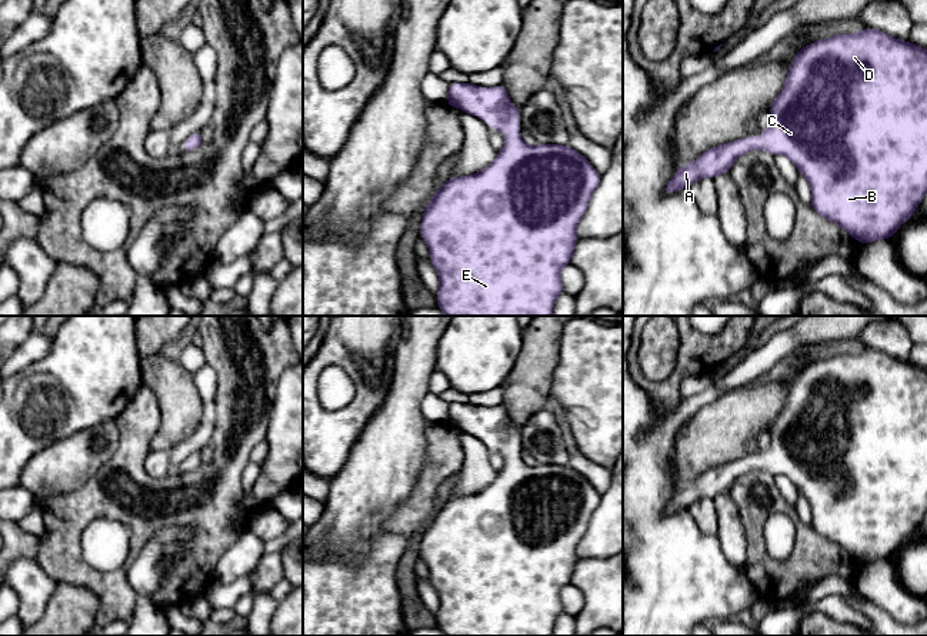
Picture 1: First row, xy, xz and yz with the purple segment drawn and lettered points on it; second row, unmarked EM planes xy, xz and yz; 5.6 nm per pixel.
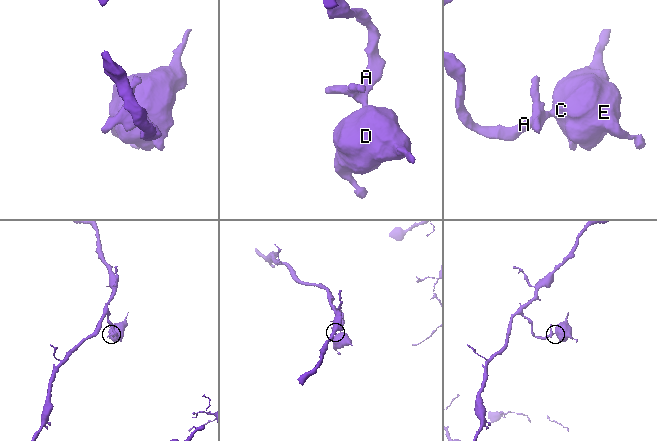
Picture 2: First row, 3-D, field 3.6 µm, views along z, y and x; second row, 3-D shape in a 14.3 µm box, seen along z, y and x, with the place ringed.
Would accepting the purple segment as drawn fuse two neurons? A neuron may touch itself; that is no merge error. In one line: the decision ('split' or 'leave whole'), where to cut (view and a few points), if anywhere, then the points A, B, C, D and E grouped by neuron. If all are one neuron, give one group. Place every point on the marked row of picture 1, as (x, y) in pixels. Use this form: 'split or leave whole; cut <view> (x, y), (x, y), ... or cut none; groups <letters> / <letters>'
leave whole; cut none; groups A B C D E

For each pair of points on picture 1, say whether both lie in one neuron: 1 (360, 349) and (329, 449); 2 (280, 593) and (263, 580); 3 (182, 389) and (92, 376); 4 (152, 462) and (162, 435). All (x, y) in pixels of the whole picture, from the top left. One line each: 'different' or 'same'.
1: same
2: different
3: different
4: different

